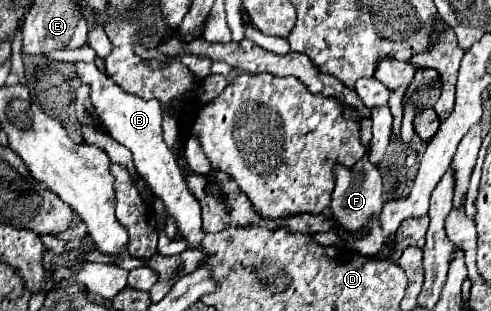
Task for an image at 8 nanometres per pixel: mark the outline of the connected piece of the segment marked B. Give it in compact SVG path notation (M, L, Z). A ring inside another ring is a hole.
M74 62L74 68L76 68L80 82L90 88L90 92L88 92L90 102L92 102L98 118L110 132L110 136L132 152L136 172L146 180L150 190L164 202L168 216L172 216L176 220L178 230L182 230L182 234L186 234L186 242L190 244L190 248L198 248L202 242L202 236L204 236L200 204L188 190L188 186L182 178L182 170L176 162L176 156L172 150L168 150L168 146L162 138L162 106L160 106L160 102L158 100L142 100L134 94L120 90L120 86L116 86L104 72L100 72L96 68L96 64Z

